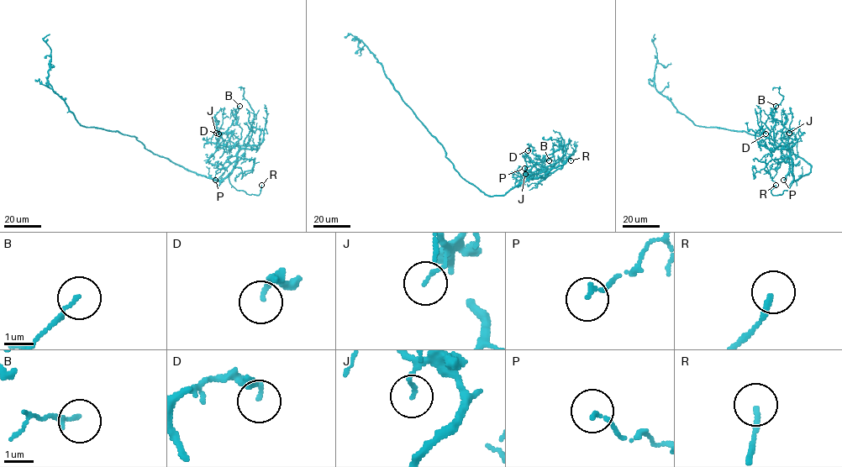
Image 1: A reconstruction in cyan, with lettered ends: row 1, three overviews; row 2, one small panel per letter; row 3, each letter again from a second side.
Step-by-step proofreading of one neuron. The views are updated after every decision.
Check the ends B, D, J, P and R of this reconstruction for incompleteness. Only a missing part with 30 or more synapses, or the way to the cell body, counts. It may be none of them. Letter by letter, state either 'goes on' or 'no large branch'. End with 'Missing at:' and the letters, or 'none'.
B: no large branch
D: no large branch
J: no large branch
P: no large branch
R: goes on
Missing at: R

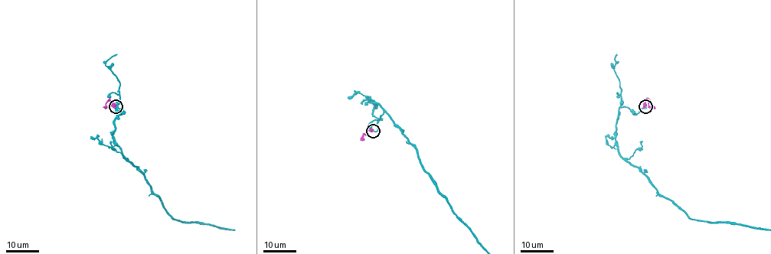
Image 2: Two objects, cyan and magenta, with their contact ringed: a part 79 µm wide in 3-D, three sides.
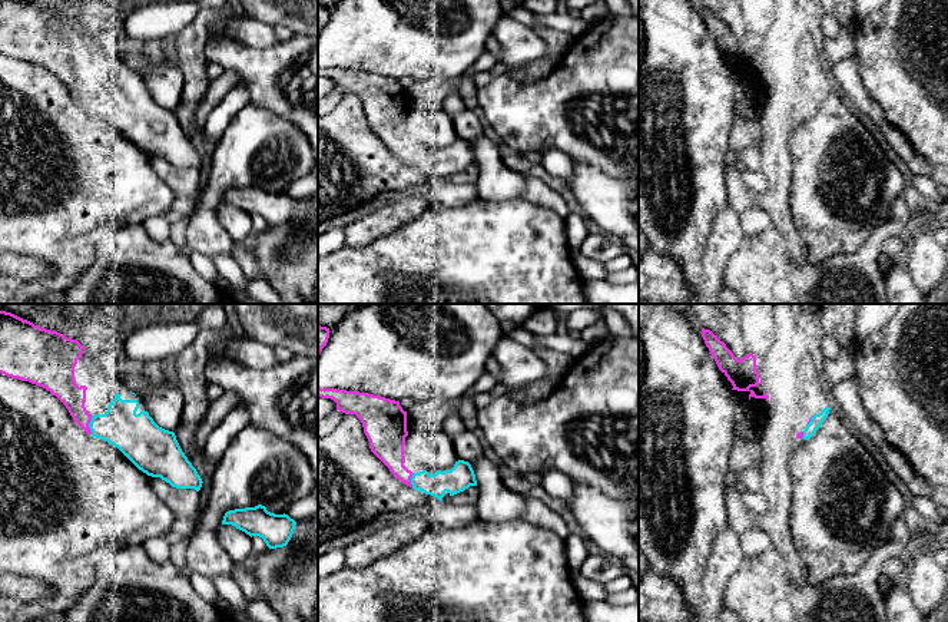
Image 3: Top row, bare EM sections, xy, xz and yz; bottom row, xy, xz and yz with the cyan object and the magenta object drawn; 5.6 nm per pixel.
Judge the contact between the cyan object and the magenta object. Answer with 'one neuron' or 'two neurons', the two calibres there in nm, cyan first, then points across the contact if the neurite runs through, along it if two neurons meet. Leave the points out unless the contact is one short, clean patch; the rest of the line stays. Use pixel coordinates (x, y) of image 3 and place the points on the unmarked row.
one neuron; calibres 220 and 140 nm; way xy (132, 112), (121, 105), (89, 103), (65, 66)

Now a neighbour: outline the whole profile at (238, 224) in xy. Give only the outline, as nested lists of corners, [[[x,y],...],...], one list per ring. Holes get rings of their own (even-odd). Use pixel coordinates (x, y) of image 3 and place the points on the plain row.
[[[221,204],[218,206],[218,218],[235,242],[242,241],[252,231],[251,215],[232,204]]]

